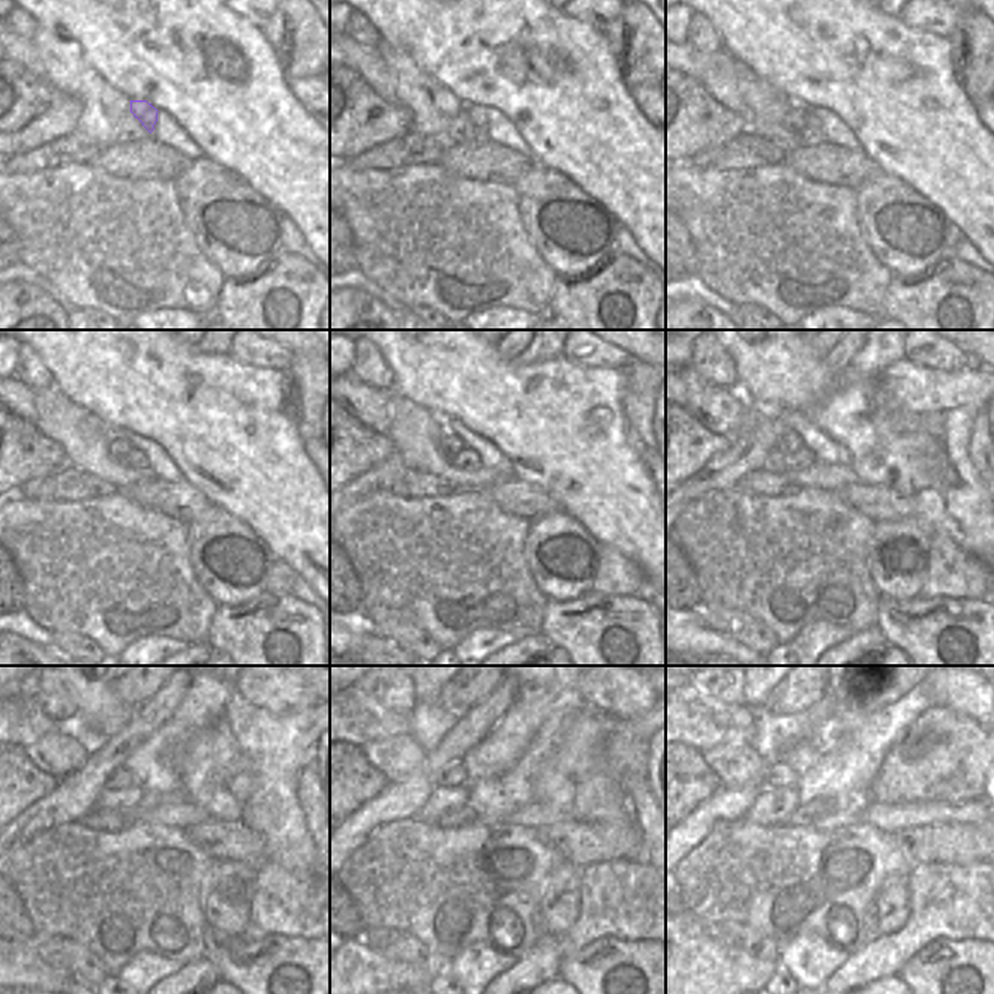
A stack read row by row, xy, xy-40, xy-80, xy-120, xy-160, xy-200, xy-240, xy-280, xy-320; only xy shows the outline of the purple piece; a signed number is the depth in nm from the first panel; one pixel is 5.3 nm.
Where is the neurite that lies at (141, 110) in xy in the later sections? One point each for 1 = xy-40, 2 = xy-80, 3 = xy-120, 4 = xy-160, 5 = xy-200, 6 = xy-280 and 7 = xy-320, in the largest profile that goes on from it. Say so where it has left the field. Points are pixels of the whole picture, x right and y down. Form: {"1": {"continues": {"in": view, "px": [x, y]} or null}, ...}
{"1": {"continues": {"in": "xy-40", "px": [477, 114]}}, "2": {"continues": {"in": "xy-80", "px": [813, 125]}}, "3": {"continues": {"in": "xy-120", "px": [135, 459]}}, "4": {"continues": {"in": "xy-160", "px": [468, 459]}}, "5": {"continues": {"in": "xy-200", "px": [804, 458]}}, "6": {"continues": {"in": "xy-280", "px": [443, 799]}}, "7": {"continues": {"in": "xy-320", "px": [772, 807]}}}

